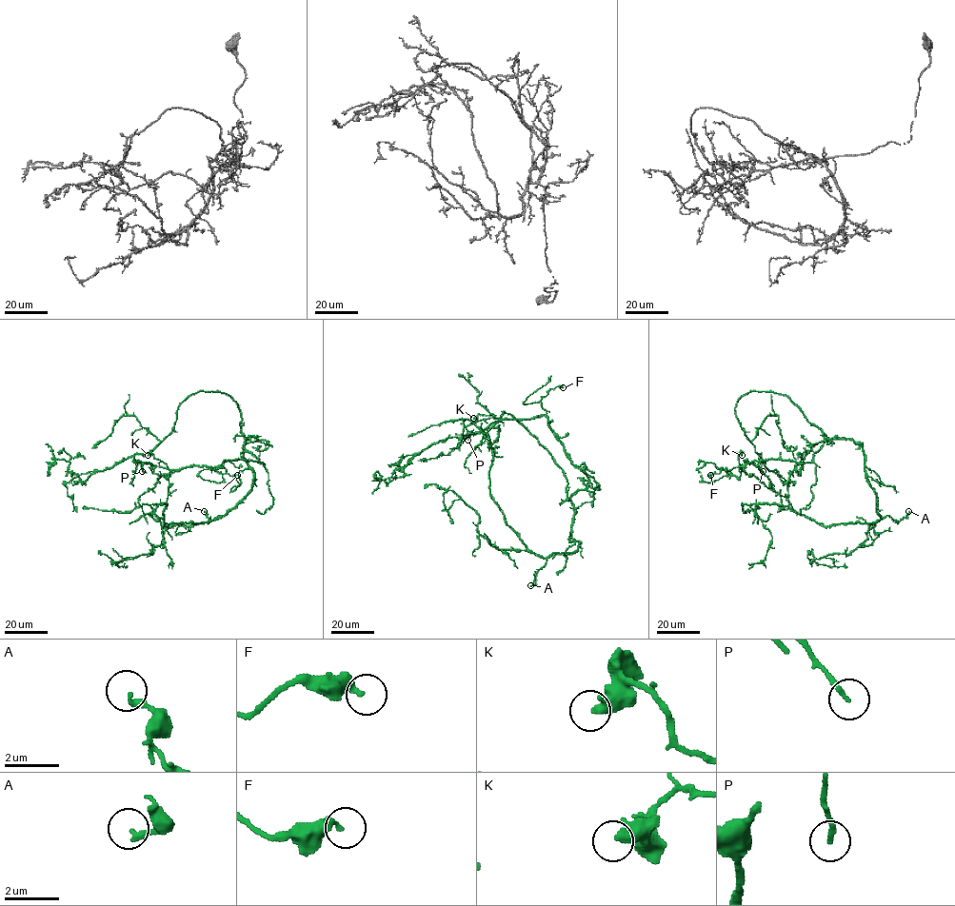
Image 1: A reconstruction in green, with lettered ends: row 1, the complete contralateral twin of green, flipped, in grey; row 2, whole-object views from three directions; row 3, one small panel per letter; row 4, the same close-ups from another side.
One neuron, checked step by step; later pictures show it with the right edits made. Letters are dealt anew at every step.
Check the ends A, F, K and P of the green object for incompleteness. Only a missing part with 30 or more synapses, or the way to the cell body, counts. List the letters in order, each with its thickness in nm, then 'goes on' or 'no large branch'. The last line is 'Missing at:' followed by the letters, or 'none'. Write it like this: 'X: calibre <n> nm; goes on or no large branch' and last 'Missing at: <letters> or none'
A: calibre 240 nm; no large branch
F: calibre 280 nm; no large branch
K: calibre 420 nm; no large branch
P: calibre 180 nm; no large branch
Missing at: none

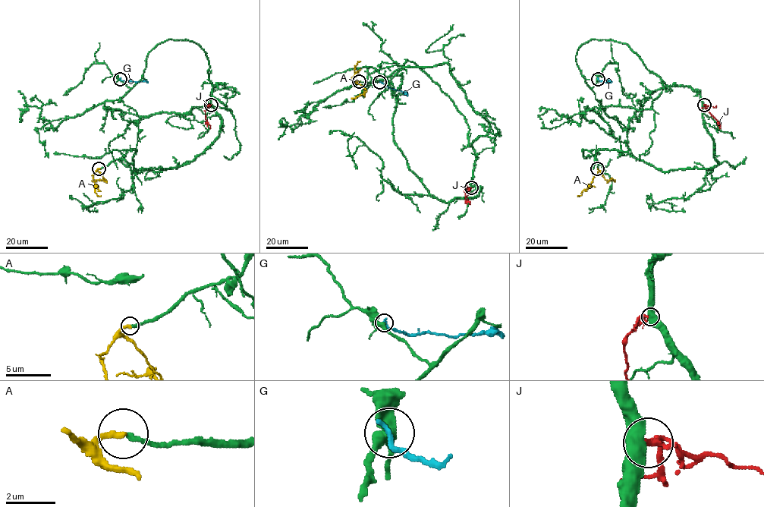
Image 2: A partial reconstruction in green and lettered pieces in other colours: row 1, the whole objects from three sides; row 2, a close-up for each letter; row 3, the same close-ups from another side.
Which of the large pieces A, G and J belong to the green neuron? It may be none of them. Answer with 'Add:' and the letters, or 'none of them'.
Add: A

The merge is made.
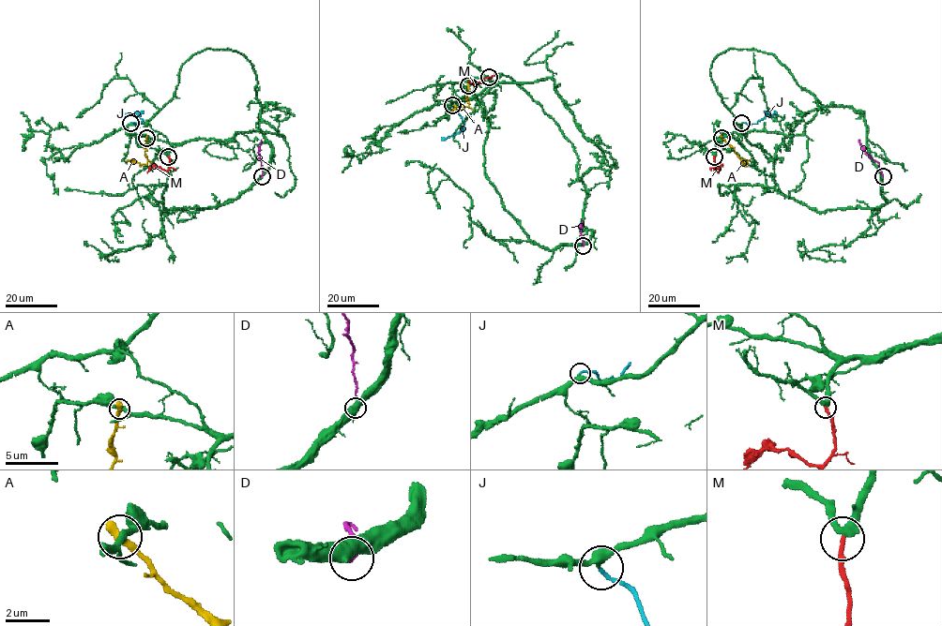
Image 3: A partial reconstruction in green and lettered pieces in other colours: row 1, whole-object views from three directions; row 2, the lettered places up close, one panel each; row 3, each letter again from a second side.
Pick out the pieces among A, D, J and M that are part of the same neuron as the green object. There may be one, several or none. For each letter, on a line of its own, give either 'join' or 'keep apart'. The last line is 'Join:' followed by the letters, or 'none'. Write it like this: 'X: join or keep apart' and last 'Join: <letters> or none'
A: keep apart
D: keep apart
J: join
M: join
Join: J, M

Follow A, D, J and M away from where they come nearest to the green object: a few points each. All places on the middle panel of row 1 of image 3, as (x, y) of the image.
A: (468, 84), (466, 99), (469, 105), (456, 106), (448, 113)
D: (583, 245), (580, 227), (583, 221)
J: (452, 105), (463, 125), (461, 130), (442, 138)
M: (490, 77), (479, 81), (468, 81)

